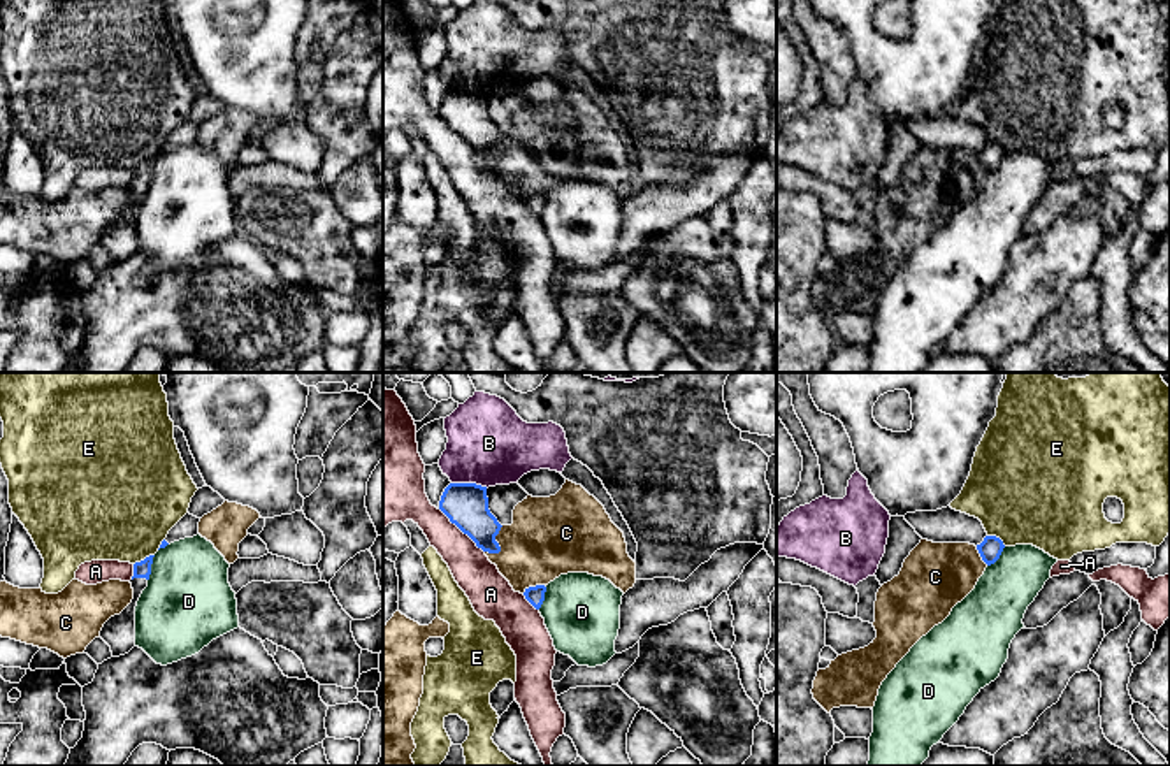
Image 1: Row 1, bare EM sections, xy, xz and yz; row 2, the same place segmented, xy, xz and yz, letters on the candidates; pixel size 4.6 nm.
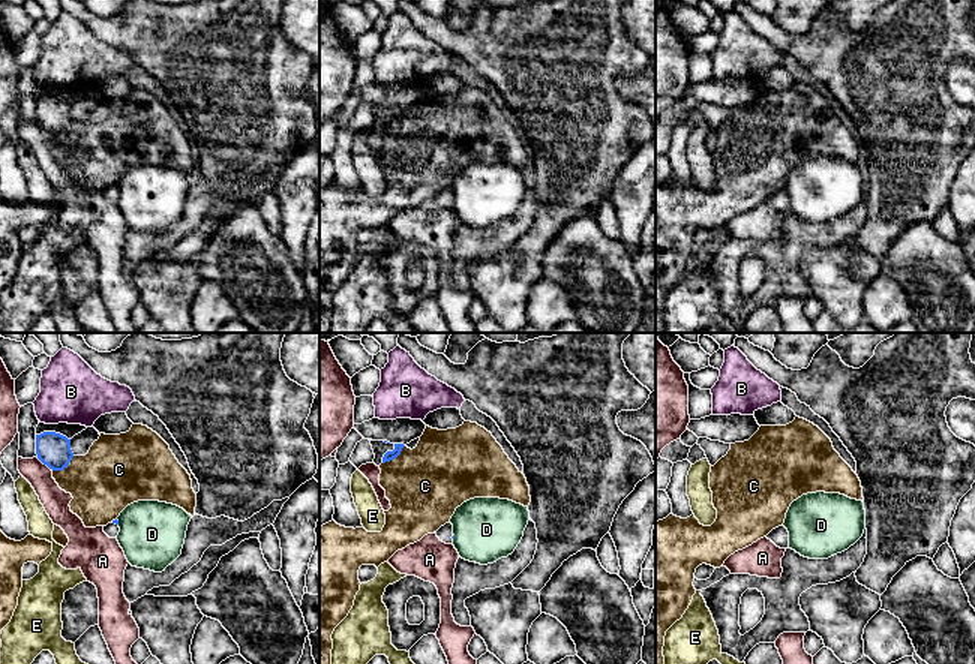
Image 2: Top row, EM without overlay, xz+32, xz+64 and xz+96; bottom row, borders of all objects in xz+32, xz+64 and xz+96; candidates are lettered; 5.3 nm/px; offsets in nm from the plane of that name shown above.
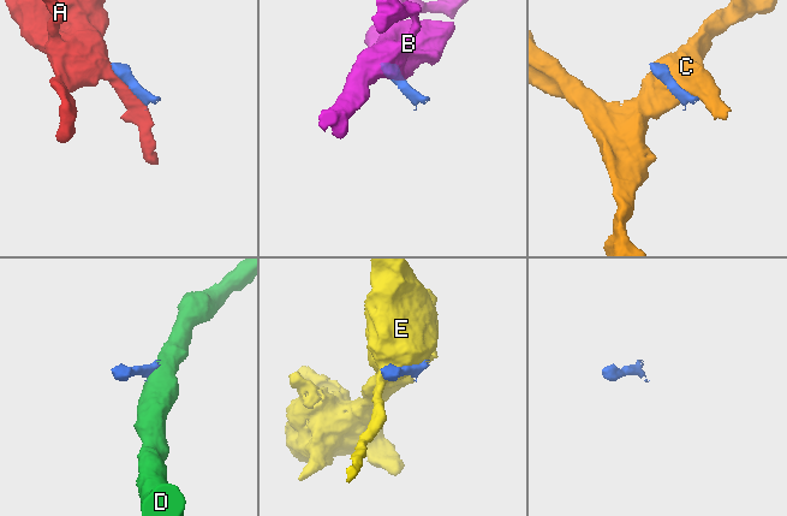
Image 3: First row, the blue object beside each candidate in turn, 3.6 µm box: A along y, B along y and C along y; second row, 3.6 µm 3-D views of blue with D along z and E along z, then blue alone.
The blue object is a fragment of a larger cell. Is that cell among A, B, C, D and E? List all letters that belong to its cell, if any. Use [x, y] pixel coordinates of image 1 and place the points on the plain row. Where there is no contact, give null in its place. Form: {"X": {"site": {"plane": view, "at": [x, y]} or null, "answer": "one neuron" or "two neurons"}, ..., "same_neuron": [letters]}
{"A": {"site": {"plane": "xz", "at": [461, 136]}, "answer": "two neurons"}, "B": {"site": {"plane": "xz", "at": [469, 90]}, "answer": "two neurons"}, "C": {"site": {"plane": "xz", "at": [498, 151]}, "answer": "two neurons"}, "D": {"site": {"plane": "xy", "at": [150, 174]}, "answer": "two neurons"}, "E": {"site": {"plane": "xy", "at": [144, 166]}, "answer": "two neurons"}, "same_neuron": []}

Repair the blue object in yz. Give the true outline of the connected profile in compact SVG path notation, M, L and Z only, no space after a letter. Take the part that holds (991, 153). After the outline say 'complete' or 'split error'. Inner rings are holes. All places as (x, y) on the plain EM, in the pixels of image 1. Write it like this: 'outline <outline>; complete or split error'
outline M986 142L984 148L977 151L977 156L987 172L994 170L1000 165L1003 155L1003 148L996 142Z; complete

